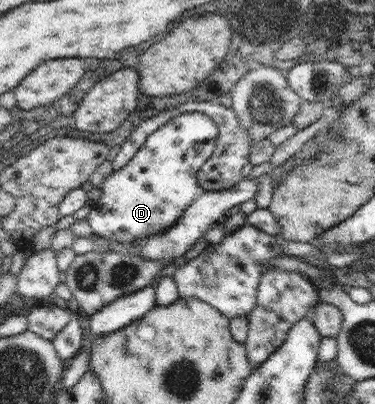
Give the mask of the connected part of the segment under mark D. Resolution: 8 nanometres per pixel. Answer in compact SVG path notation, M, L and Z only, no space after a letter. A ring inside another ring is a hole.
M197 111L175 115L164 126L155 130L121 169L113 171L101 187L99 200L92 204L93 214L86 218L92 228L92 234L105 236L109 240L131 243L133 240L145 240L149 236L167 232L189 205L204 193L199 186L197 173L206 160L213 154L218 142L218 129L205 113Z

